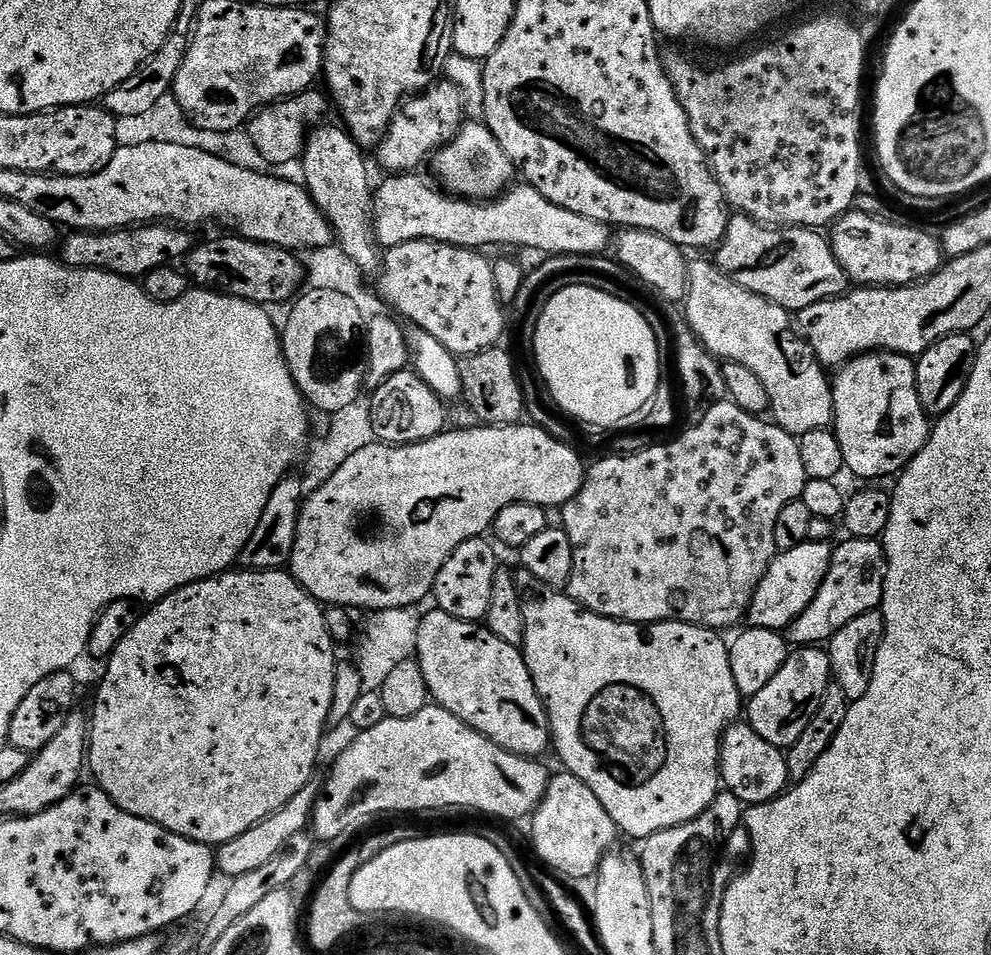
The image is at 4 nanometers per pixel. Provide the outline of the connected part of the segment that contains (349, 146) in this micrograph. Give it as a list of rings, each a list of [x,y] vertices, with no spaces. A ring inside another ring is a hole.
[[[317,126],[308,133],[308,138],[304,142],[304,155],[302,157],[302,165],[304,164],[302,180],[308,189],[308,193],[312,196],[312,200],[318,206],[318,210],[328,219],[335,243],[346,252],[351,261],[356,262],[363,270],[369,270],[372,267],[375,269],[378,264],[378,245],[371,231],[374,188],[371,183],[368,185],[368,164],[364,161],[365,153],[359,145],[352,141],[352,137],[343,127],[328,127]]]

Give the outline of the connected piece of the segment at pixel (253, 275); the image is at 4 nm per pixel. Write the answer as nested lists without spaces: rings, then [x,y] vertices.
[[[235,234],[220,235],[224,236],[206,244],[199,243],[186,257],[187,275],[197,287],[240,297],[261,306],[289,303],[297,295],[296,290],[303,287],[306,268],[293,251],[272,244],[254,243]]]

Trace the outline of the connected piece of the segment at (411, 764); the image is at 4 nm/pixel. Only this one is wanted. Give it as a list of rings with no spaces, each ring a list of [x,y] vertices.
[[[429,706],[418,710],[418,714],[414,714],[414,718],[394,718],[390,716],[386,720],[378,722],[378,726],[374,726],[371,730],[356,732],[353,737],[353,740],[345,746],[344,753],[333,762],[332,769],[328,772],[328,781],[326,779],[323,781],[320,797],[316,800],[316,805],[312,811],[310,832],[320,842],[339,841],[339,836],[359,816],[376,816],[379,812],[428,812],[431,808],[473,808],[476,812],[485,812],[488,816],[501,816],[504,820],[520,820],[523,816],[528,818],[533,815],[540,804],[540,800],[546,794],[550,779],[550,771],[548,772],[547,766],[540,764],[544,762],[527,756],[516,756],[513,752],[502,750],[502,746],[490,742],[490,738],[478,734],[478,730],[466,726],[466,722],[462,722],[457,716],[450,714],[450,710],[439,706]]]

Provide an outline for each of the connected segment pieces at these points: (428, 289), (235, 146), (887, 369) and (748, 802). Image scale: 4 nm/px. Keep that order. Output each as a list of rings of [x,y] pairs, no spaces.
[[[429,240],[402,242],[402,246],[383,253],[376,288],[397,317],[405,316],[409,325],[426,330],[430,338],[438,338],[453,356],[478,354],[497,347],[504,328],[506,332],[506,308],[494,286],[493,261],[484,256],[480,250]]]
[[[171,93],[164,95],[160,101],[157,101],[157,105],[147,114],[116,120],[115,142],[119,148],[145,145],[147,142],[167,142],[170,145],[200,149],[202,153],[208,153],[234,166],[242,166],[256,171],[263,171],[266,166],[261,154],[255,149],[254,142],[250,141],[247,131],[241,129],[212,131],[193,126],[186,120],[184,112]]]
[[[897,352],[855,356],[832,380],[834,431],[842,446],[844,467],[860,482],[895,477],[928,444],[930,417],[918,394],[916,360]]]
[[[747,722],[729,724],[724,731],[724,739],[720,742],[720,778],[723,787],[738,797],[740,803],[745,806],[771,804],[790,784],[785,753],[781,749],[770,746],[770,742],[766,742],[766,738],[761,738]]]

